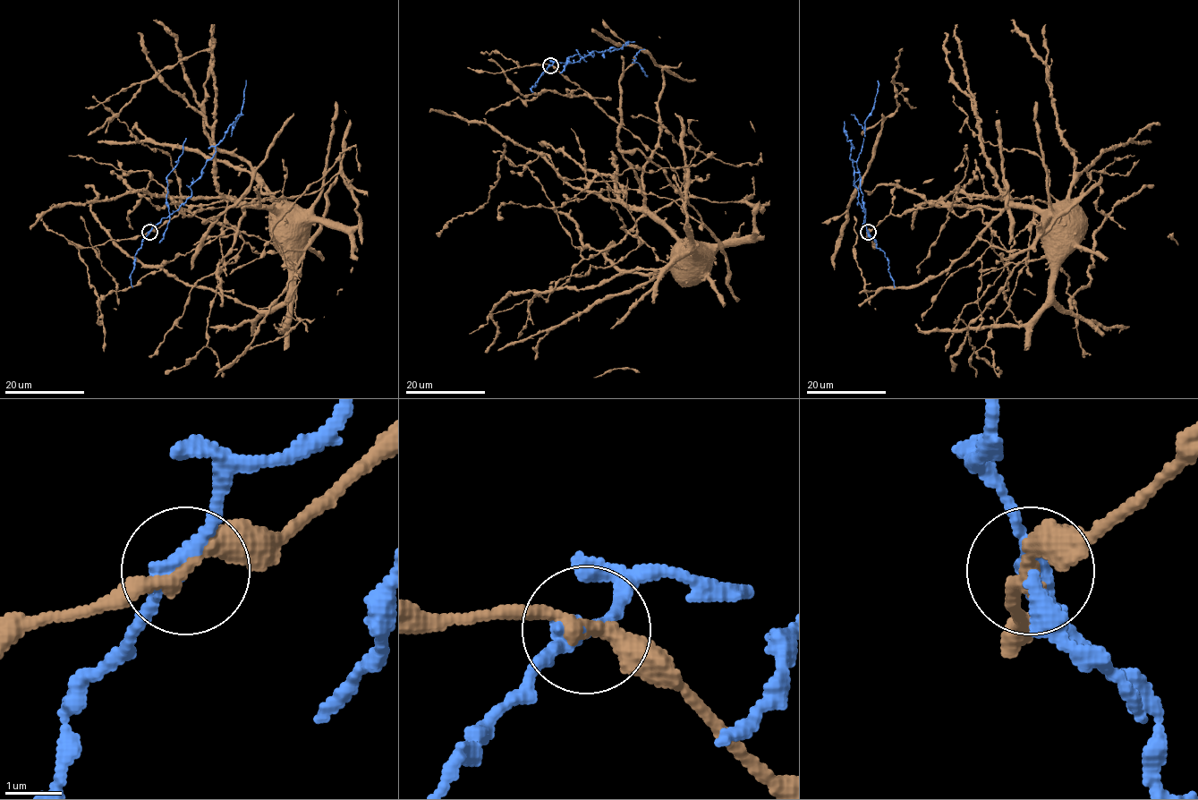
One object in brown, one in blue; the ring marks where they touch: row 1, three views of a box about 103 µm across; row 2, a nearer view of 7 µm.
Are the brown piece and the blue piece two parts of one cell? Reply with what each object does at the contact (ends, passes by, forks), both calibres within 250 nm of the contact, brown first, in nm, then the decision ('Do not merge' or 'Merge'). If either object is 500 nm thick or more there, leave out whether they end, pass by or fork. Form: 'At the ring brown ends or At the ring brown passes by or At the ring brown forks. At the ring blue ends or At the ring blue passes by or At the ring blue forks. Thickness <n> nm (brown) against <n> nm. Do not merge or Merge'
At the ring brown passes by. At the ring blue passes by. Thickness 280 nm (brown) against 280 nm. Do not merge

